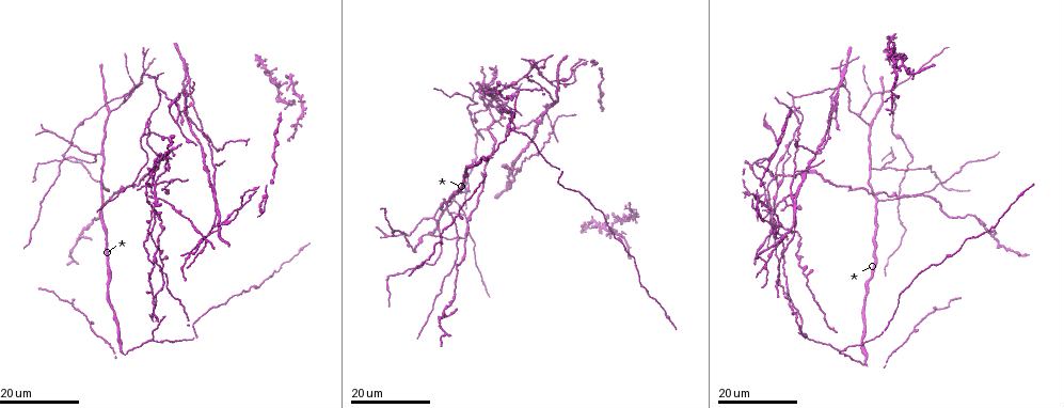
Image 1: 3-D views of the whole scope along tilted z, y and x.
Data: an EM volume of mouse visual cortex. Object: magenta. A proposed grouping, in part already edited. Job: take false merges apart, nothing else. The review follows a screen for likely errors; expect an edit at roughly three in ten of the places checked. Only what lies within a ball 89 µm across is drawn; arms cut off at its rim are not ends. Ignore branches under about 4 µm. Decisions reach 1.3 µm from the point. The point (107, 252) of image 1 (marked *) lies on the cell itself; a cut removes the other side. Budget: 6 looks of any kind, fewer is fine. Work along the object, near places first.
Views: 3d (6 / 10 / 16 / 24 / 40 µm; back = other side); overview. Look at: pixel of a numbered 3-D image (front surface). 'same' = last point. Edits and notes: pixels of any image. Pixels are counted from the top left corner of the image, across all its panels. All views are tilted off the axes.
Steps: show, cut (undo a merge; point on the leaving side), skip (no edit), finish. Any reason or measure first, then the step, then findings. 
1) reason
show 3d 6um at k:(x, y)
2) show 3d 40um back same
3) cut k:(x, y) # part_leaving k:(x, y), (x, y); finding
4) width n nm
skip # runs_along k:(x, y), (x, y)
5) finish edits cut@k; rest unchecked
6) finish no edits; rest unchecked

three-way junction
show 3d 16um at 1:(446, 206)

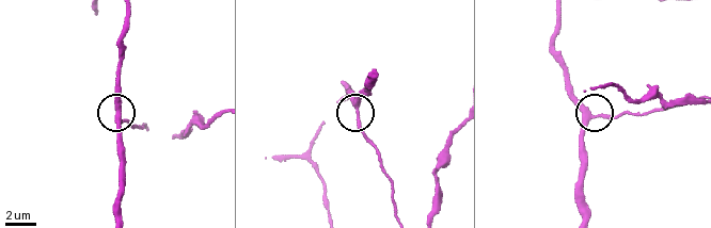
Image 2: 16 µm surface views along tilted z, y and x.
show 3d 6um at 2:(116, 115)

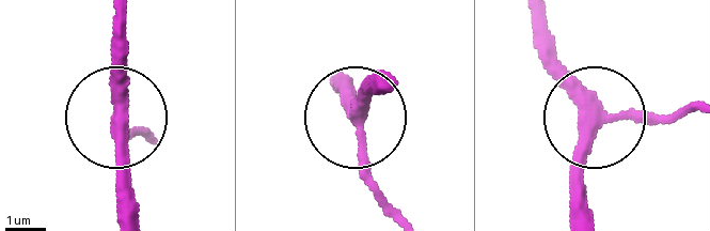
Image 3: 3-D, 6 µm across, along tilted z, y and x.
side_arm 43 um
skip # runs_along 3:(373, 78), (360, 101), (357, 171), (384, 209); continuous, no second cell

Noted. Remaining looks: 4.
branch point
show 3d 24um at 1:(873, 93)

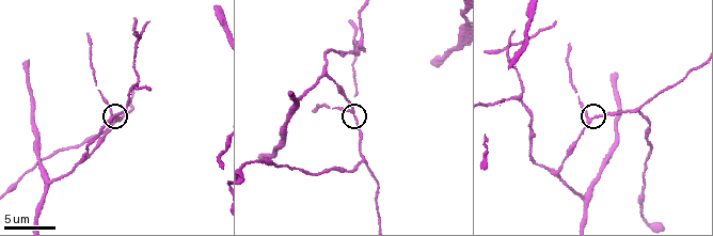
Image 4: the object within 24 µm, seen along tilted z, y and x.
show 3d 6um at 4:(590, 118)

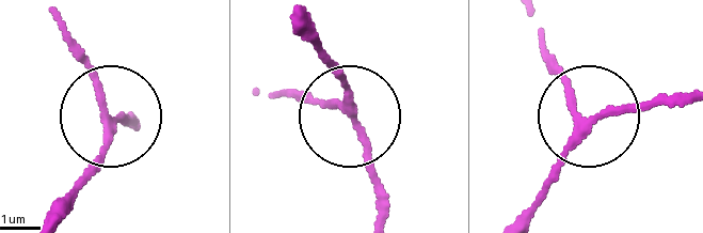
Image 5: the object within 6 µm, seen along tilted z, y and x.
arms 3
skip # runs_along 5:(292, 15), (342, 90), (345, 112), (270, 97); continuous, no second cell

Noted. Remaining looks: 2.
small branch off a trunk
show 3d 24um at 1:(788, 149)

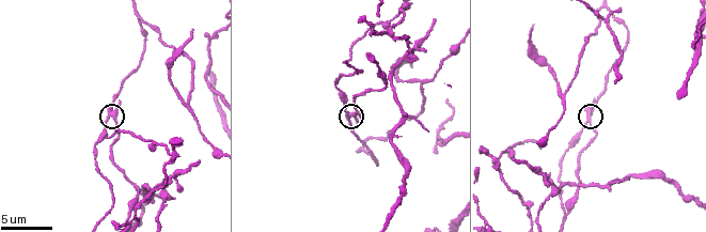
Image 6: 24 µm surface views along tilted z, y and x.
closer look
show 3d 6um at 6:(114, 116)

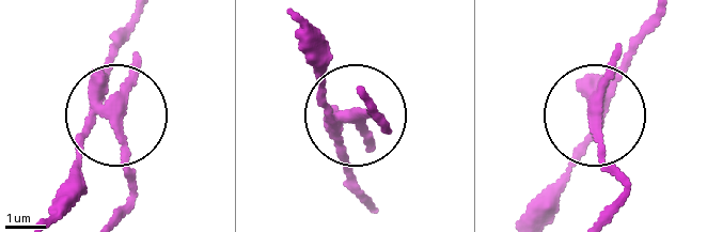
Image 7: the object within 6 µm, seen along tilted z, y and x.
cut 7:(126, 149) # part_leaving 7:(95, 104), (124, 160), (128, 214); a second cell is stuck on

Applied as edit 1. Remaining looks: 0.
finish edits cut@7; rest unchecked

